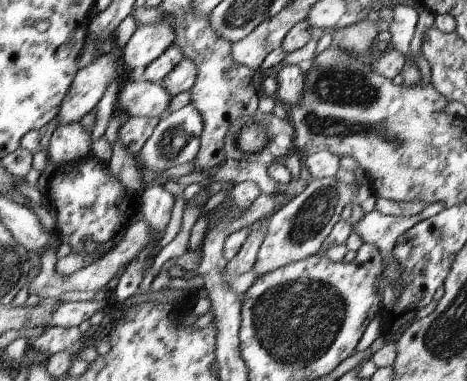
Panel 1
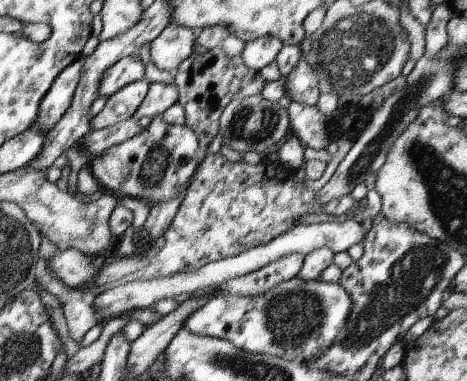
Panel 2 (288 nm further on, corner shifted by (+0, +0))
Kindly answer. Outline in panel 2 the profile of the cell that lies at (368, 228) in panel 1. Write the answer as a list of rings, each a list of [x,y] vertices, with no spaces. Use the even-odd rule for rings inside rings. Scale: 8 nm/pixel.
[[[345,220],[343,224],[337,224],[337,222],[327,222],[327,224],[309,224],[309,226],[293,226],[289,232],[273,238],[267,246],[257,246],[253,250],[247,250],[247,252],[241,252],[233,258],[225,258],[225,260],[219,260],[219,262],[211,262],[195,272],[189,272],[189,274],[173,274],[173,276],[167,276],[167,278],[155,278],[155,280],[147,280],[147,282],[131,282],[131,284],[123,284],[123,286],[117,286],[117,288],[111,288],[111,290],[105,290],[101,294],[97,294],[95,298],[91,298],[91,306],[95,310],[95,318],[97,322],[105,324],[113,318],[117,318],[121,312],[127,312],[127,310],[135,310],[135,308],[151,308],[155,306],[159,300],[167,300],[167,298],[175,298],[177,294],[183,294],[189,296],[197,290],[205,290],[209,286],[219,286],[227,280],[233,280],[233,278],[239,278],[239,276],[245,276],[245,274],[251,274],[279,258],[285,258],[285,256],[291,256],[291,254],[311,254],[319,248],[329,248],[333,254],[337,252],[347,252],[349,246],[357,244],[357,242],[363,242],[365,240],[365,230],[361,228],[359,222],[355,220]]]

